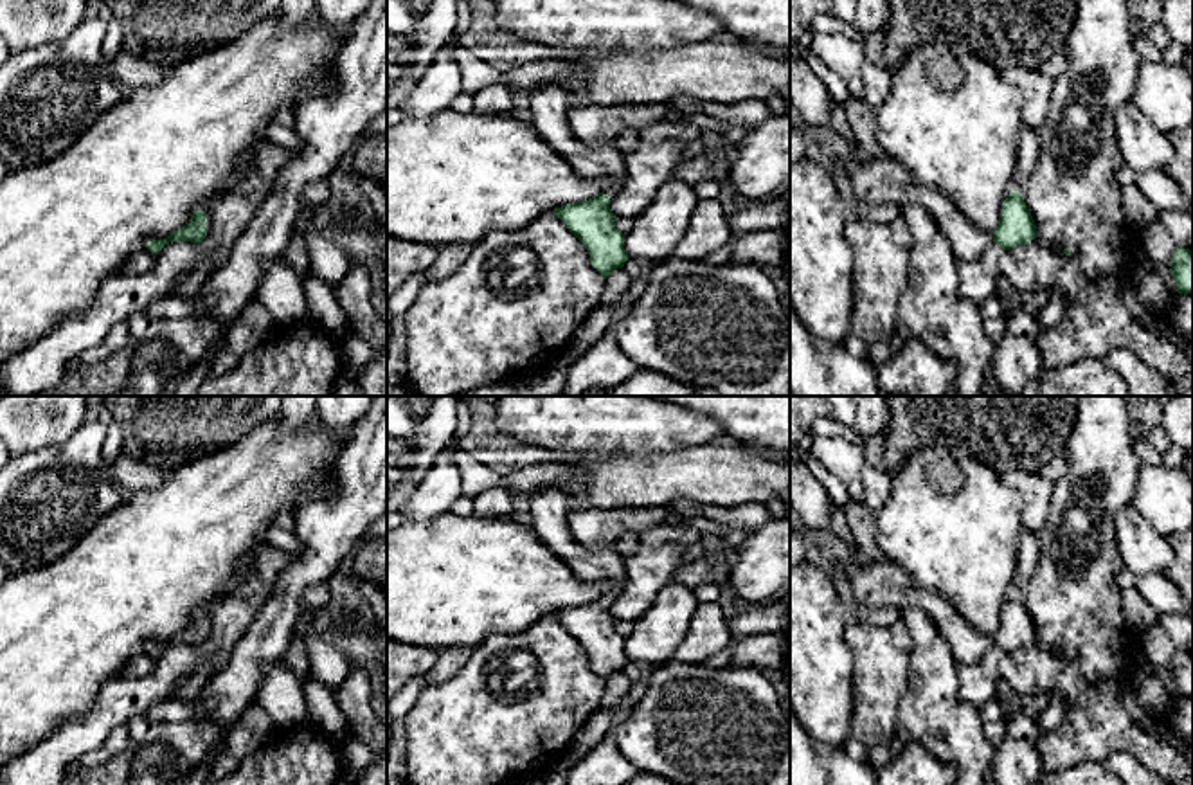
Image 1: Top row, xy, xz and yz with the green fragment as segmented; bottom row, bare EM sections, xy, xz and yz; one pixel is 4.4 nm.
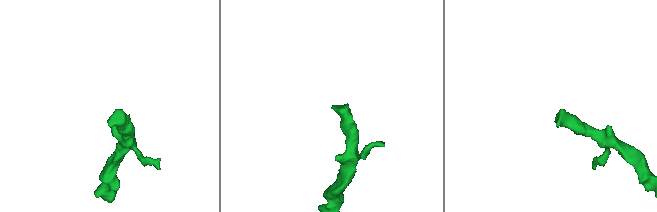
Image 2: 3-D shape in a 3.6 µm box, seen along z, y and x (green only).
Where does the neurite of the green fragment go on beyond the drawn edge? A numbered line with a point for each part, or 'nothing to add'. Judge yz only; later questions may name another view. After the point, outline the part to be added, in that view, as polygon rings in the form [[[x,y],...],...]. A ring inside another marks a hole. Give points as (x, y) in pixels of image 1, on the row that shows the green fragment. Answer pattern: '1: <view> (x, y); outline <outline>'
1: yz (875, 180); outline [[[851,155],[846,167],[858,202],[891,203],[900,211],[907,205],[921,205],[934,218],[957,261],[975,261],[993,243],[993,234],[973,225],[943,191],[918,182],[891,157]]]

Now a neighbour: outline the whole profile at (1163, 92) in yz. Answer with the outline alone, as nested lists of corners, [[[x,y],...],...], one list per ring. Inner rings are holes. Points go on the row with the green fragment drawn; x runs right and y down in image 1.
[[[1143,61],[1132,101],[1162,133],[1193,121],[1193,77],[1182,65]]]

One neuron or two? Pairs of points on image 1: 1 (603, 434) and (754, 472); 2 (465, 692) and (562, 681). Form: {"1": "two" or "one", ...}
{"1": "two", "2": "one"}

